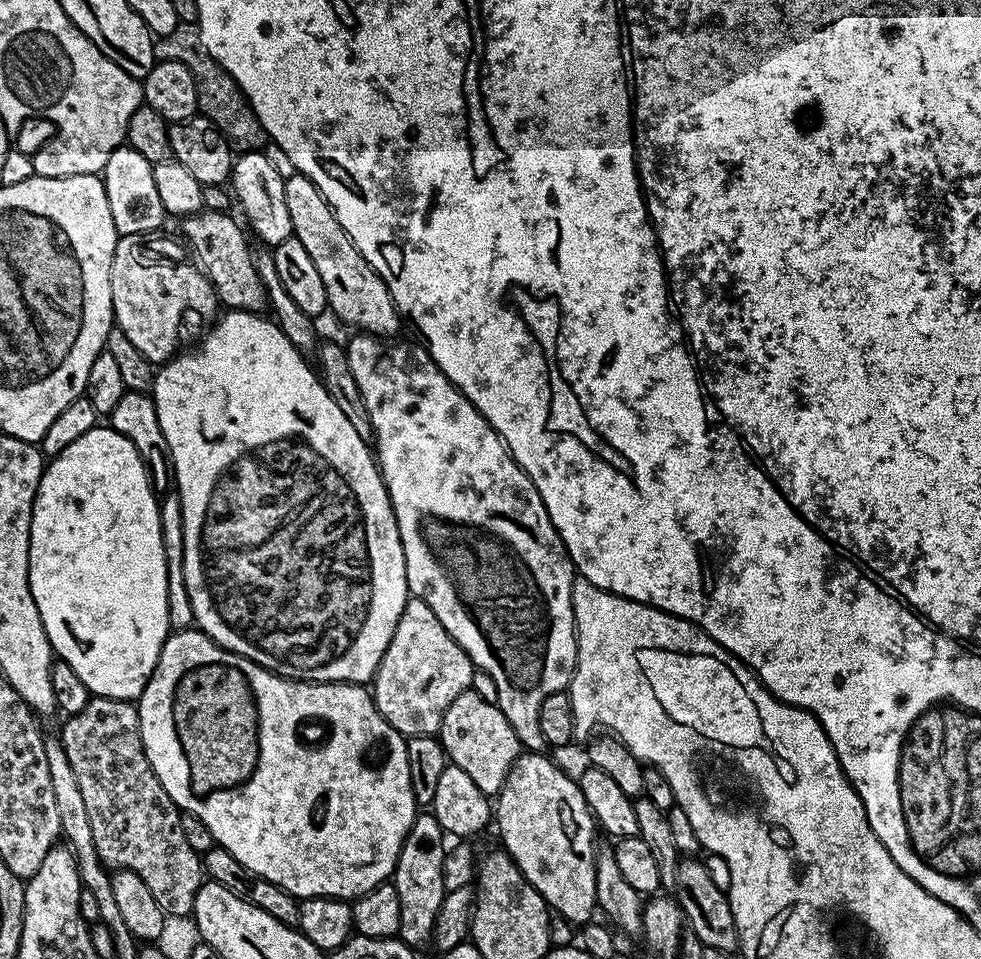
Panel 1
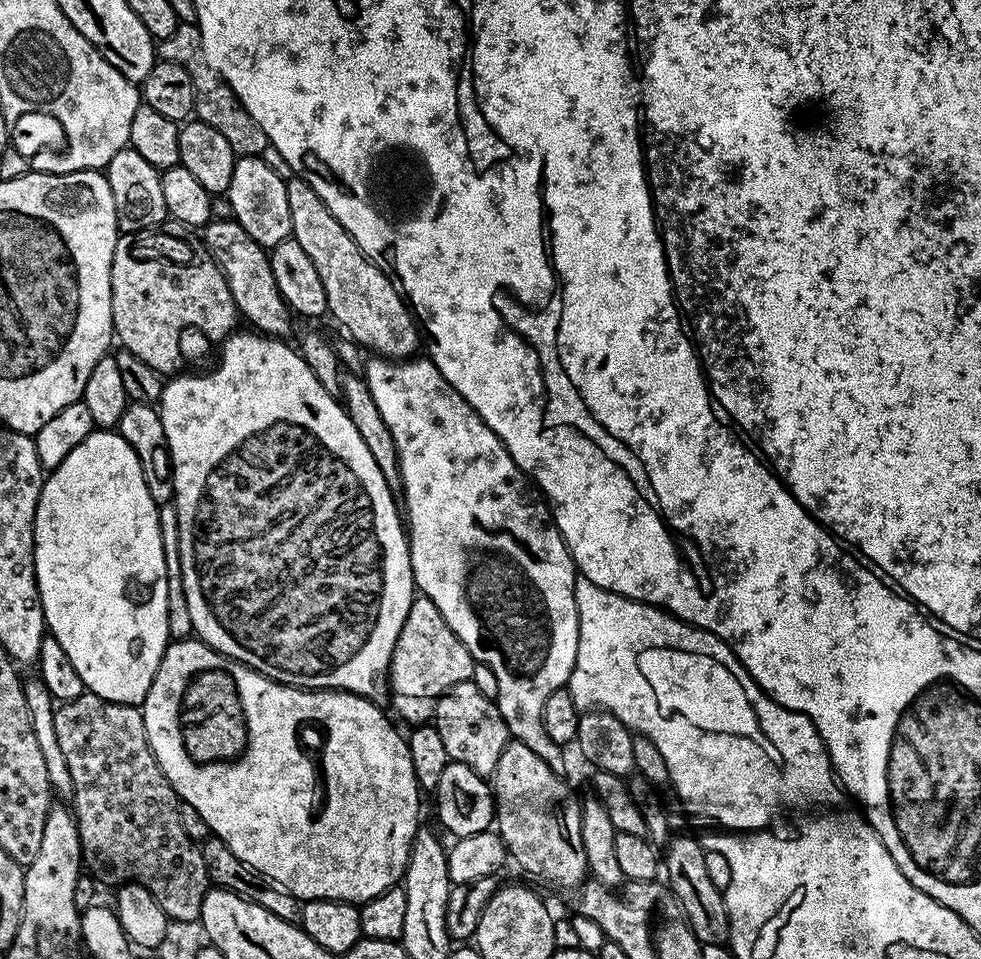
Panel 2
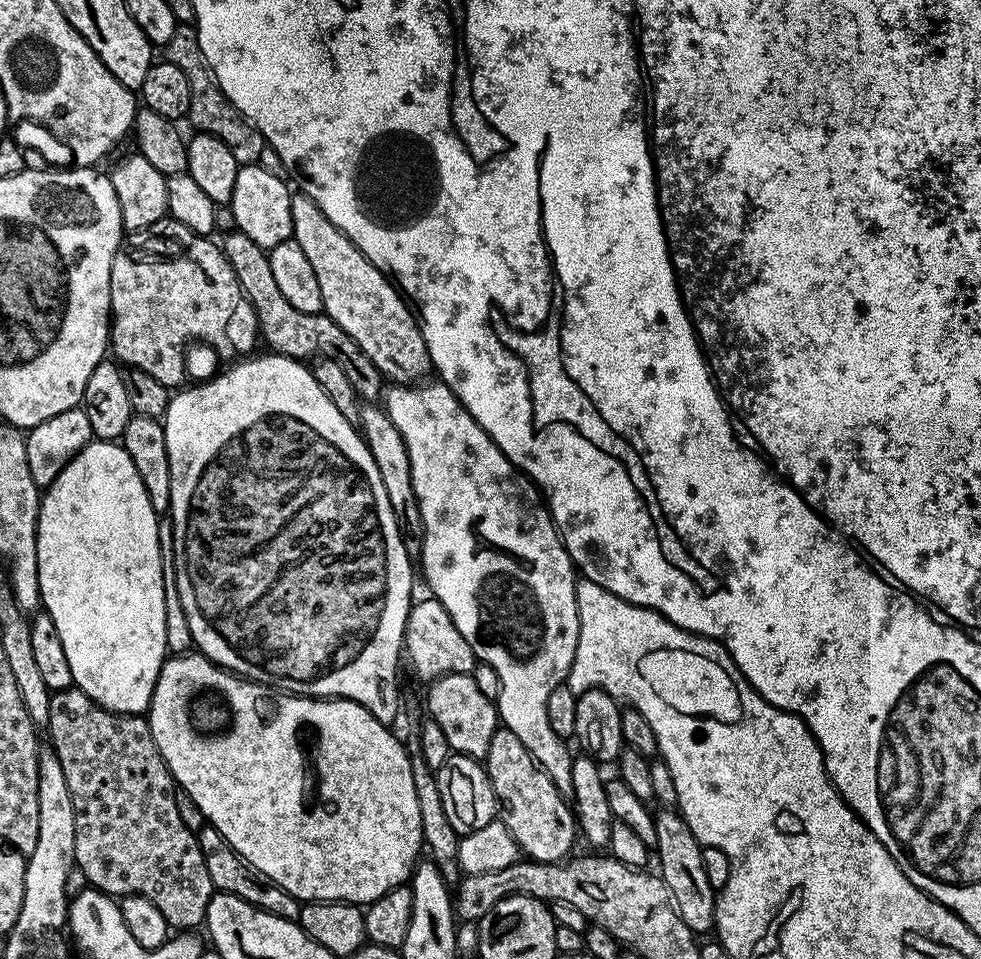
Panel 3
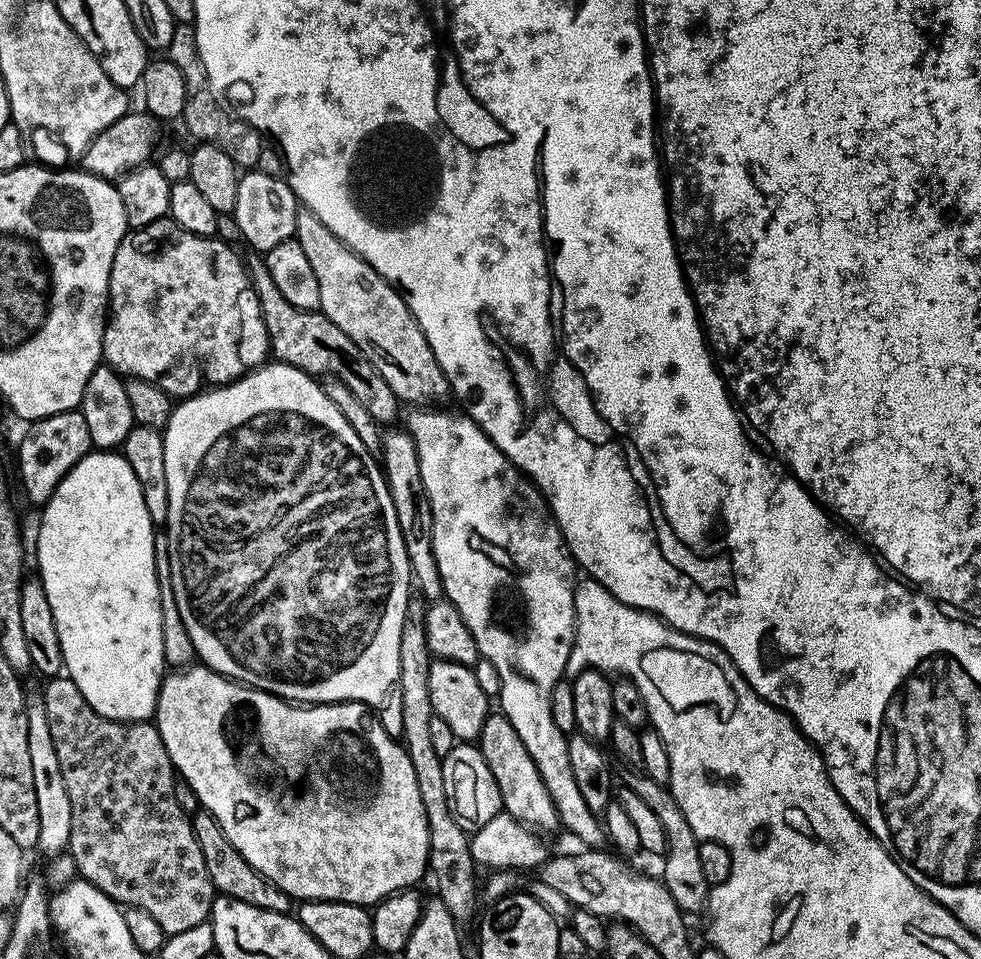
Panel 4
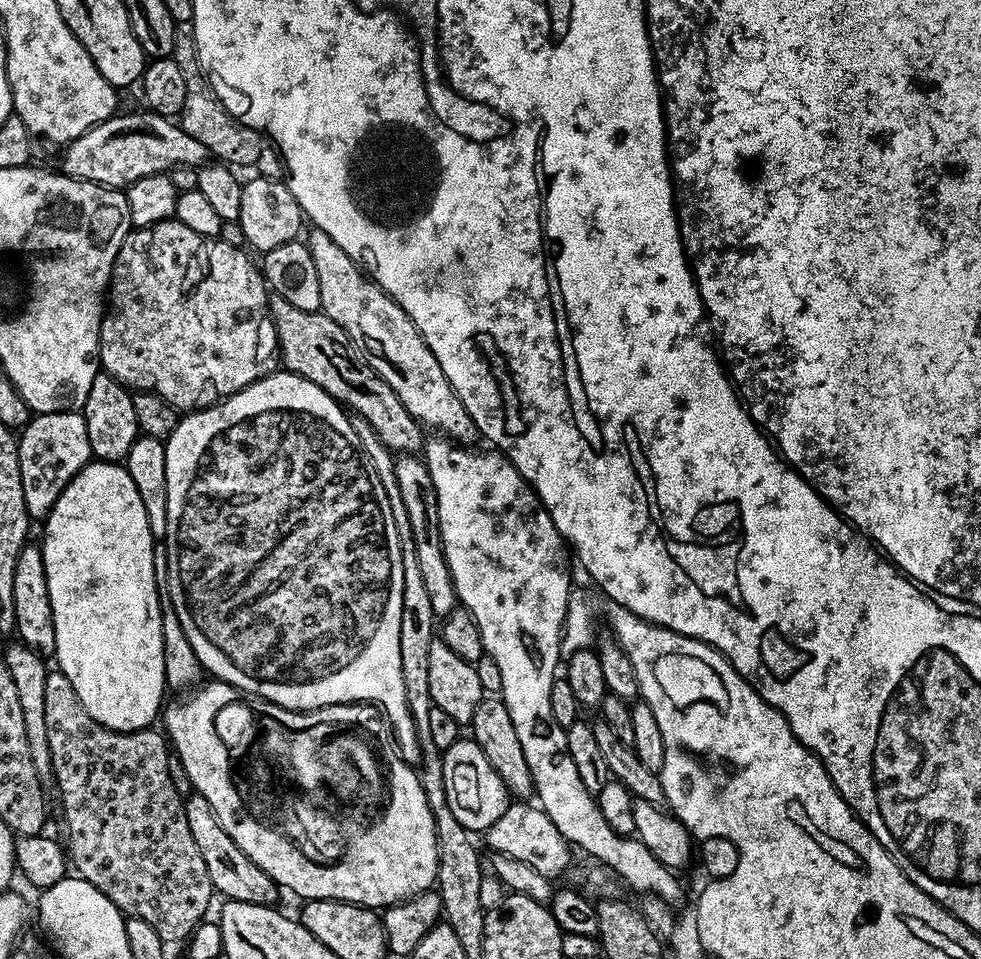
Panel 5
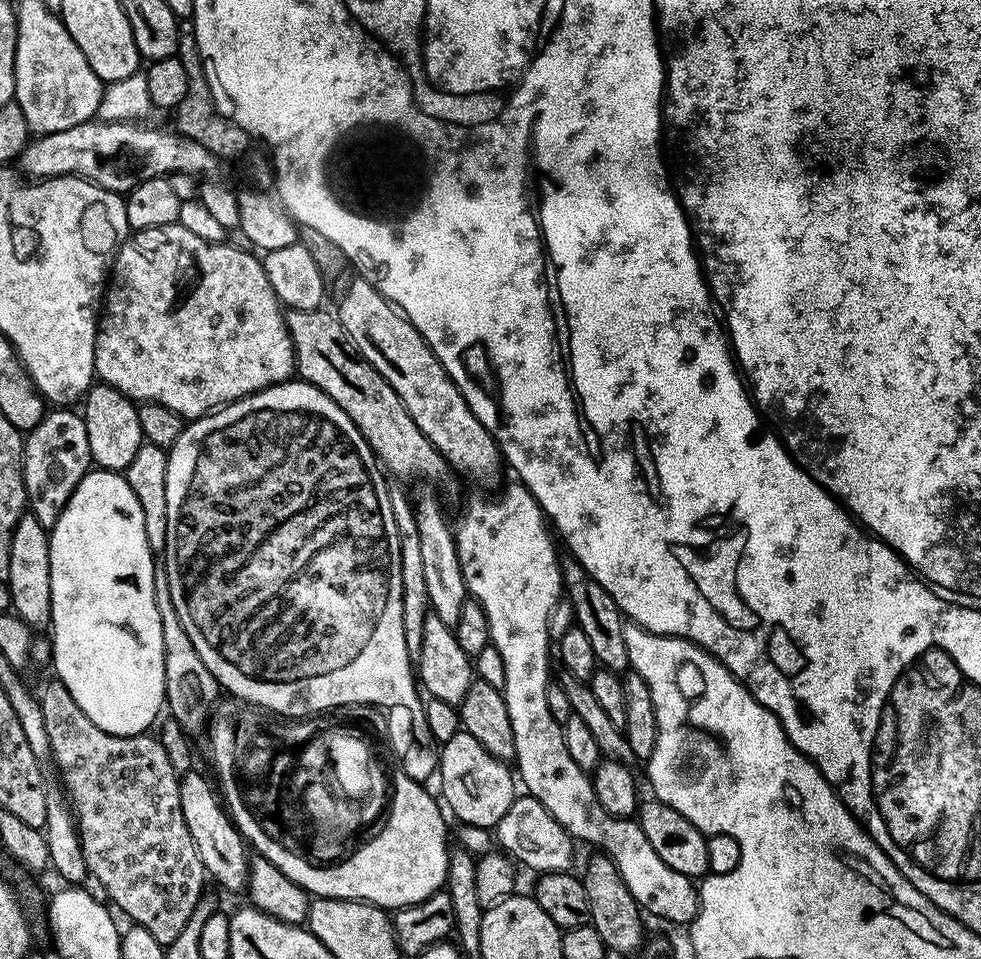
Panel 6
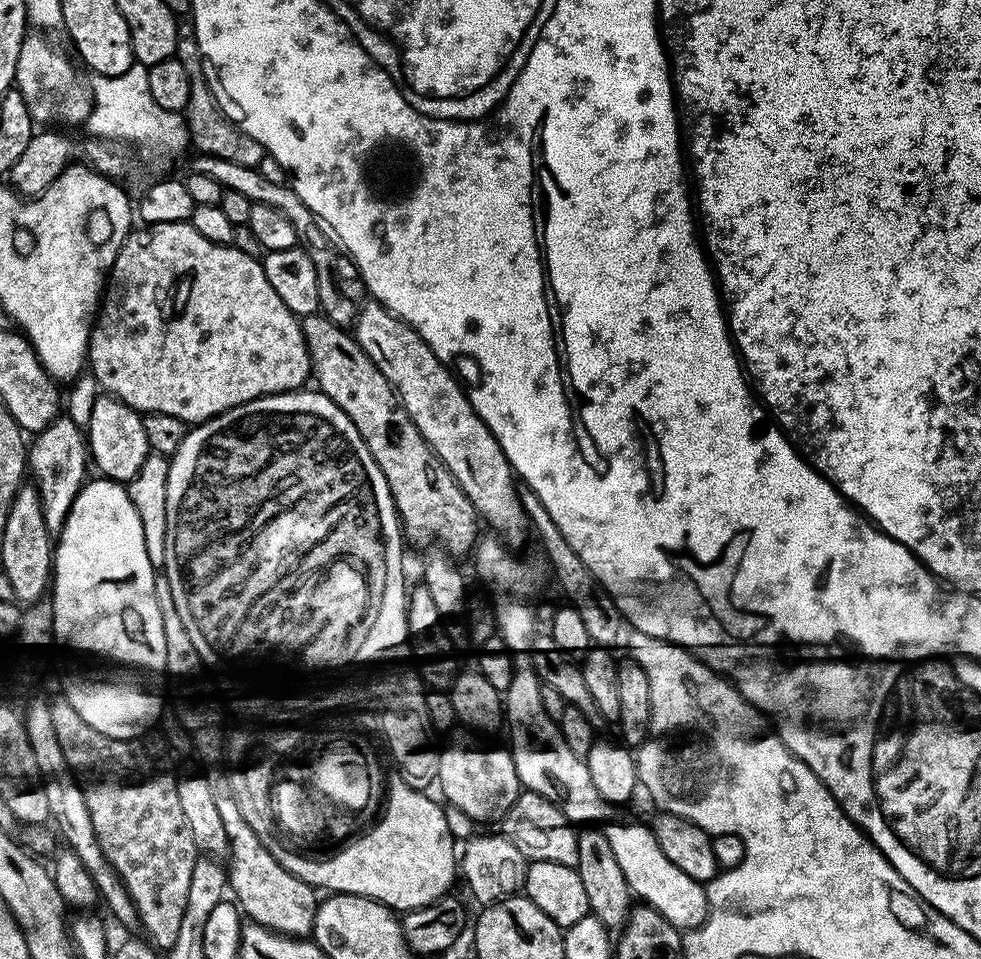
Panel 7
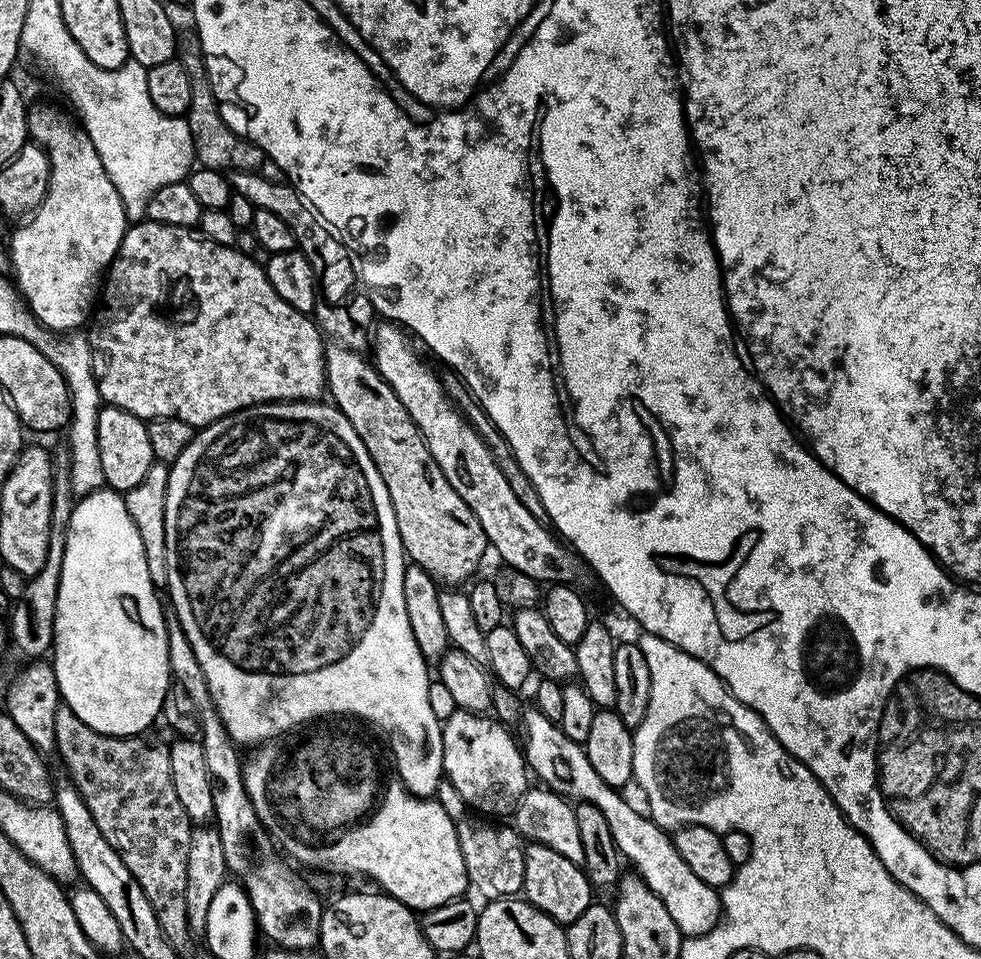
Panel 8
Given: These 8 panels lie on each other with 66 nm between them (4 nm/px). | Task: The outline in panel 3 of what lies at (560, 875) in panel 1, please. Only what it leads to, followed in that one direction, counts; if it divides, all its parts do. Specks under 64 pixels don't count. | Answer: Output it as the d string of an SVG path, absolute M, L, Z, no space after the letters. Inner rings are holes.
M503 726L497 727L494 738L490 738L488 755L484 757L482 763L496 795L499 815L516 840L521 853L527 859L536 860L540 864L555 864L563 861L571 853L568 851L571 850L572 843L578 840L578 825L573 805L560 793L558 786L554 786L554 782L550 782L546 770L540 768L540 763L533 758L530 750L526 750L526 746L522 746L518 734L514 734Z

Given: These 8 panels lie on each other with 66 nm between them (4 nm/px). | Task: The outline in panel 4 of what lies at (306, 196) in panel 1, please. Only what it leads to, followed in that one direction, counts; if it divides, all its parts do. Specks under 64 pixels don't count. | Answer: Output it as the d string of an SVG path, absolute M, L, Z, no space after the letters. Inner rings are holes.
M306 207L297 211L294 238L318 278L319 311L362 350L374 370L386 378L386 386L394 390L396 399L412 404L408 406L436 406L439 400L449 399L446 374L438 366L438 358L434 358L434 350L430 350L430 342L426 342L426 334L410 314L404 297Z

